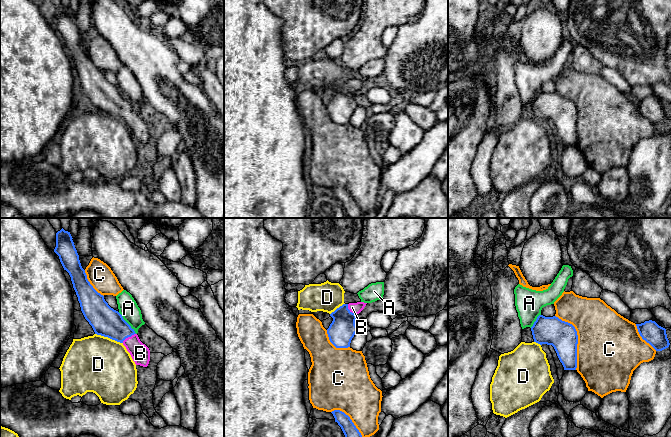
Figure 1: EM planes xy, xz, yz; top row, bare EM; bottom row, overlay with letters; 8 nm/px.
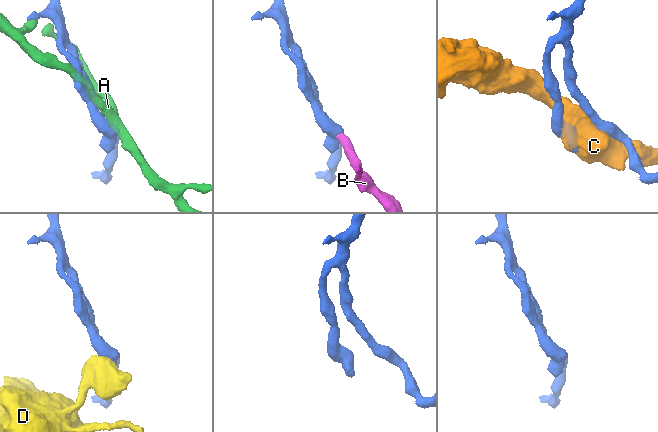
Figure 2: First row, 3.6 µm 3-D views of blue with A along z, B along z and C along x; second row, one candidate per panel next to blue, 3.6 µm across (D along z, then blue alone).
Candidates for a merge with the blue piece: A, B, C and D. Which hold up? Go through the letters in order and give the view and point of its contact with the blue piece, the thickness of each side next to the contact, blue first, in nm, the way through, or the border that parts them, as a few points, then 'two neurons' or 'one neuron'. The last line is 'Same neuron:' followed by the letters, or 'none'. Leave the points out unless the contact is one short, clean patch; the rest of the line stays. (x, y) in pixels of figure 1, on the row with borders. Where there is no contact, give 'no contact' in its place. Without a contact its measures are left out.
A: contact xy (127, 323); calibres 240 and 160 nm; two neurons
B: contact xy (128, 336); calibres 240 and 160 nm; way xy (105, 321), (128, 336), (140, 353); one neuron
C: contact yz (577, 339); calibres 220 and 480 nm; two neurons
D: contact xy (109, 337); calibres 240 and 460 nm; border xy (95, 333), (122, 343); two neurons
Same neuron: B

